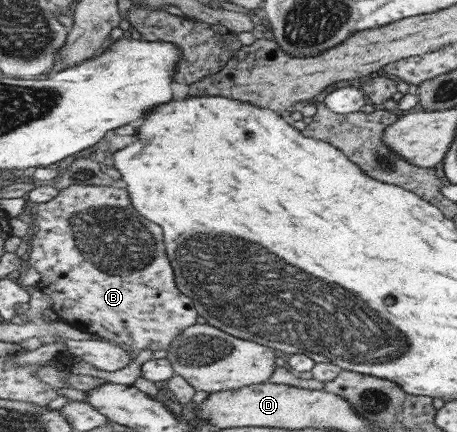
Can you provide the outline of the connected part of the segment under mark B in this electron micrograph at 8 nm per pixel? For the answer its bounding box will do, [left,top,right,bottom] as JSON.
[26,185,200,351]

